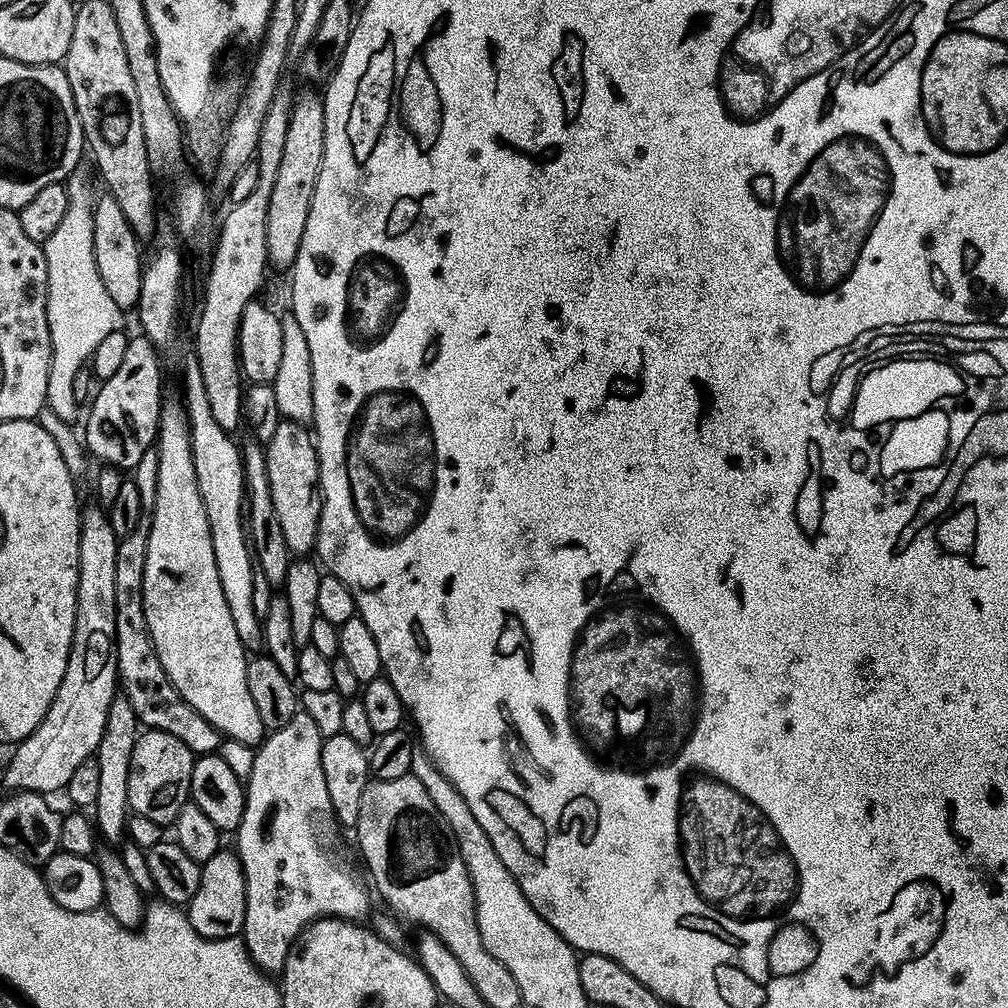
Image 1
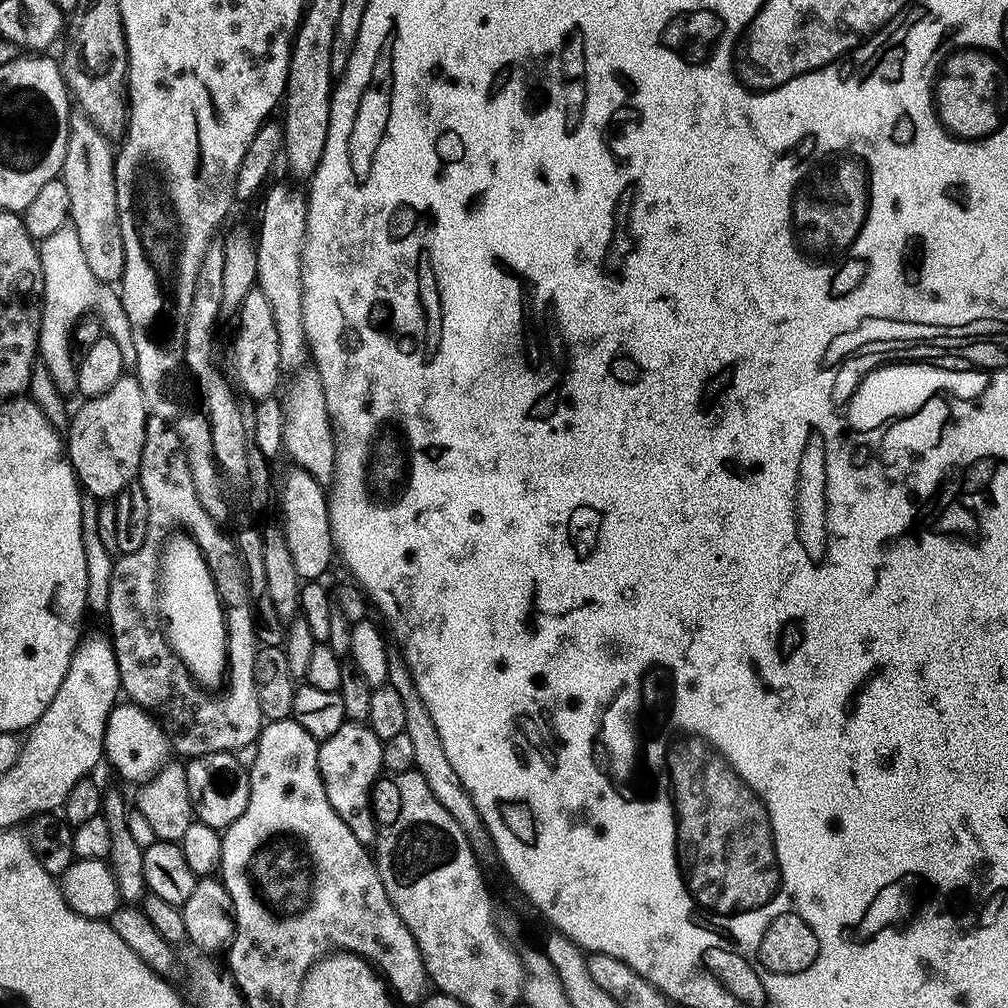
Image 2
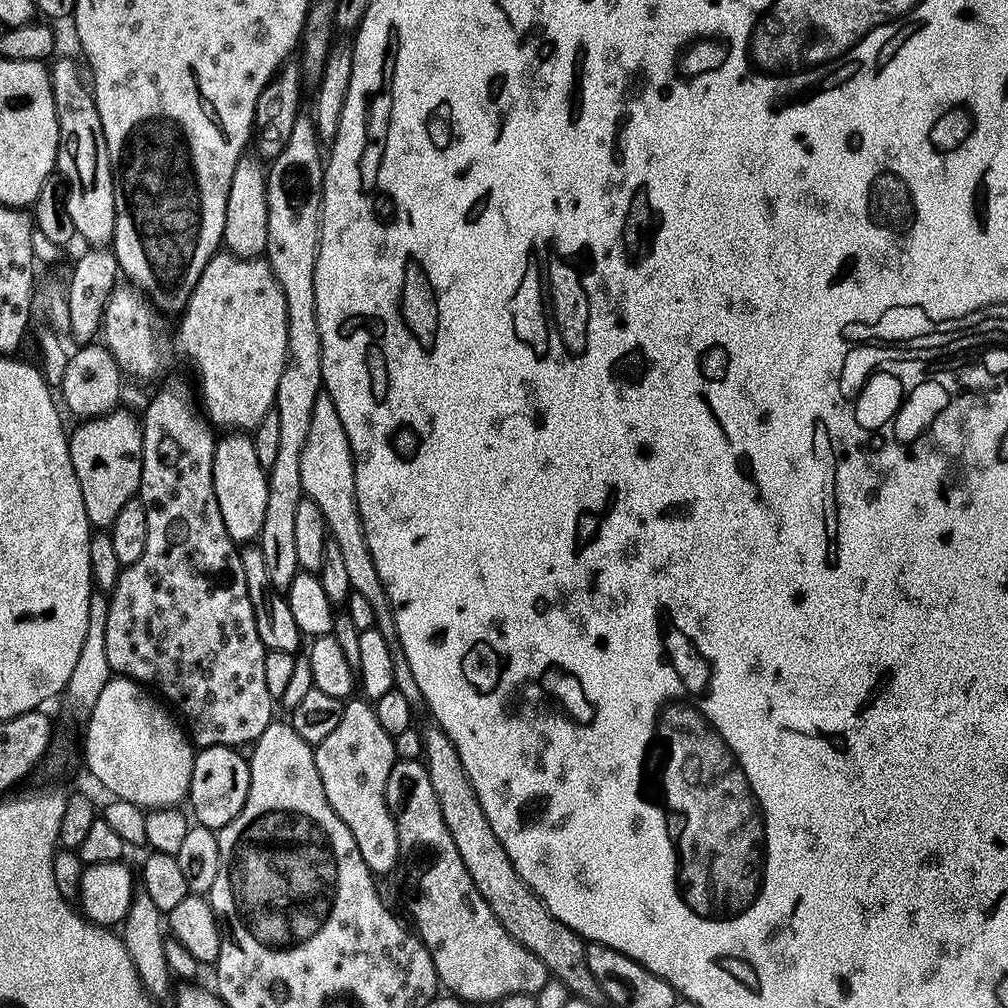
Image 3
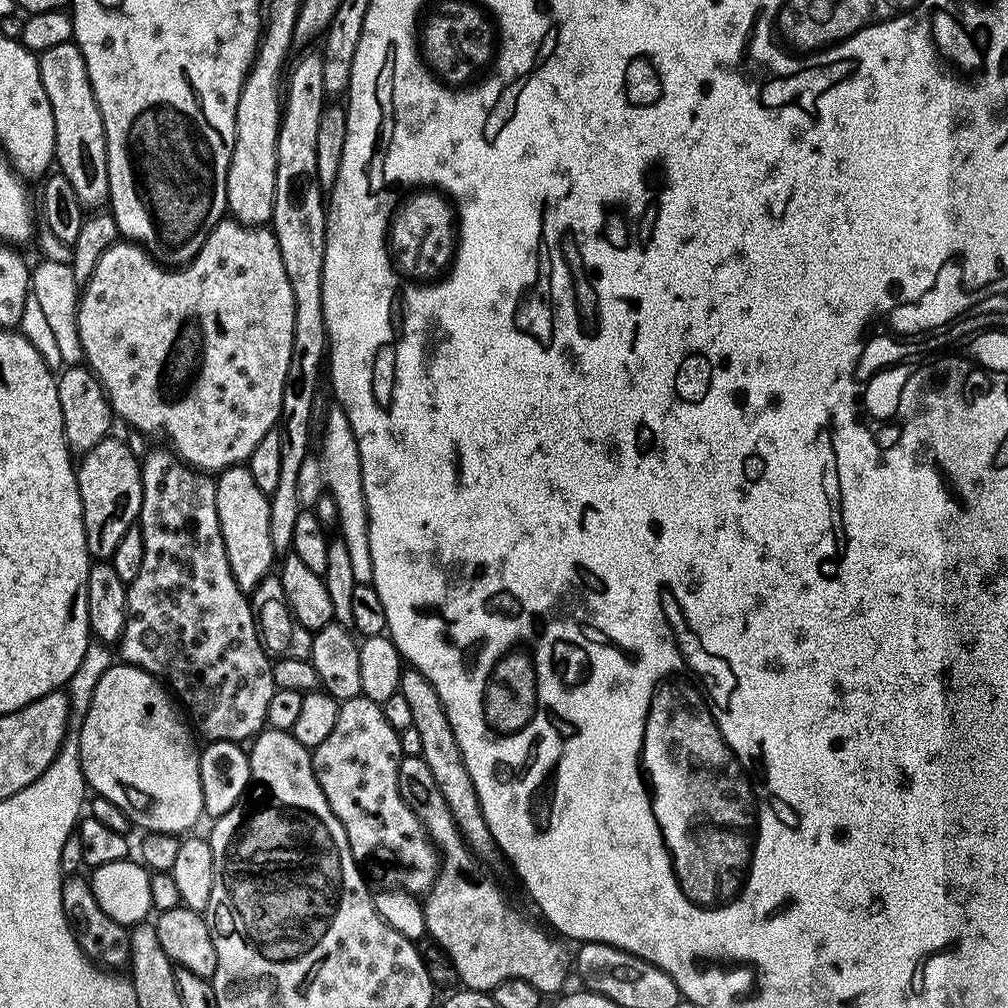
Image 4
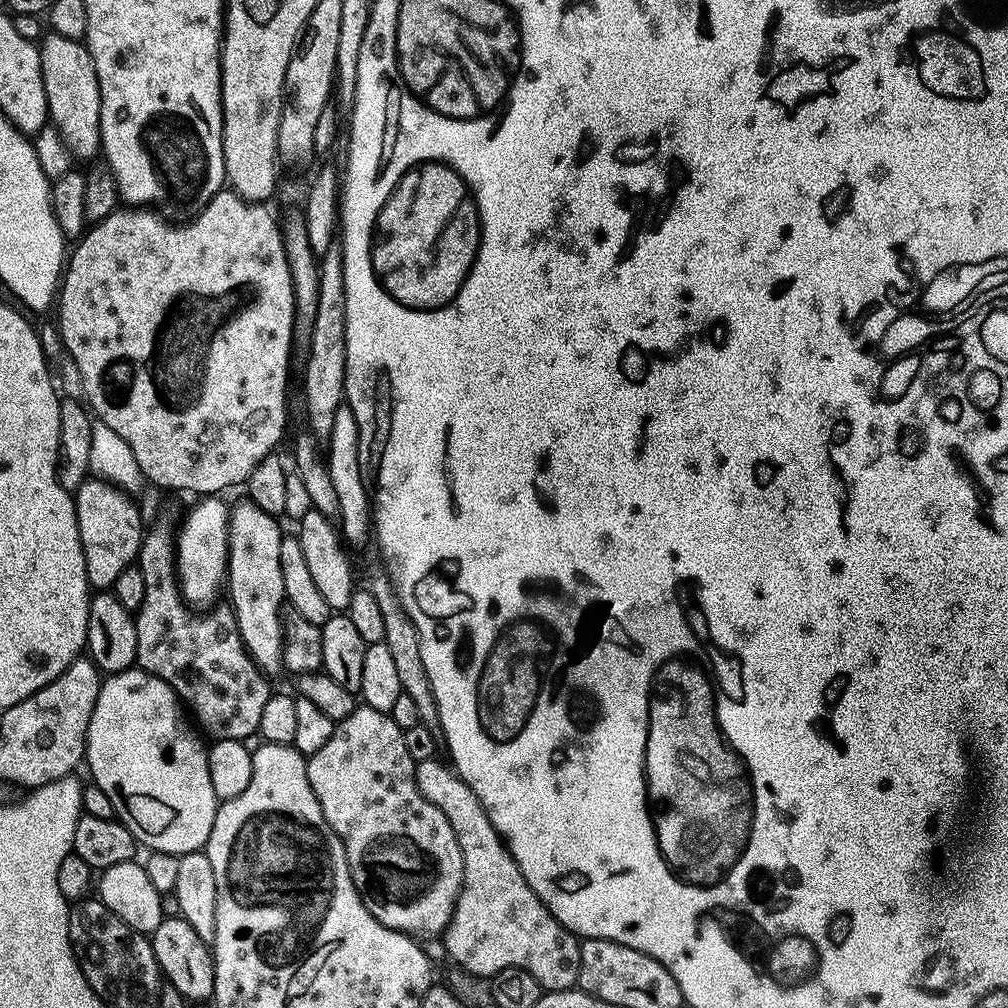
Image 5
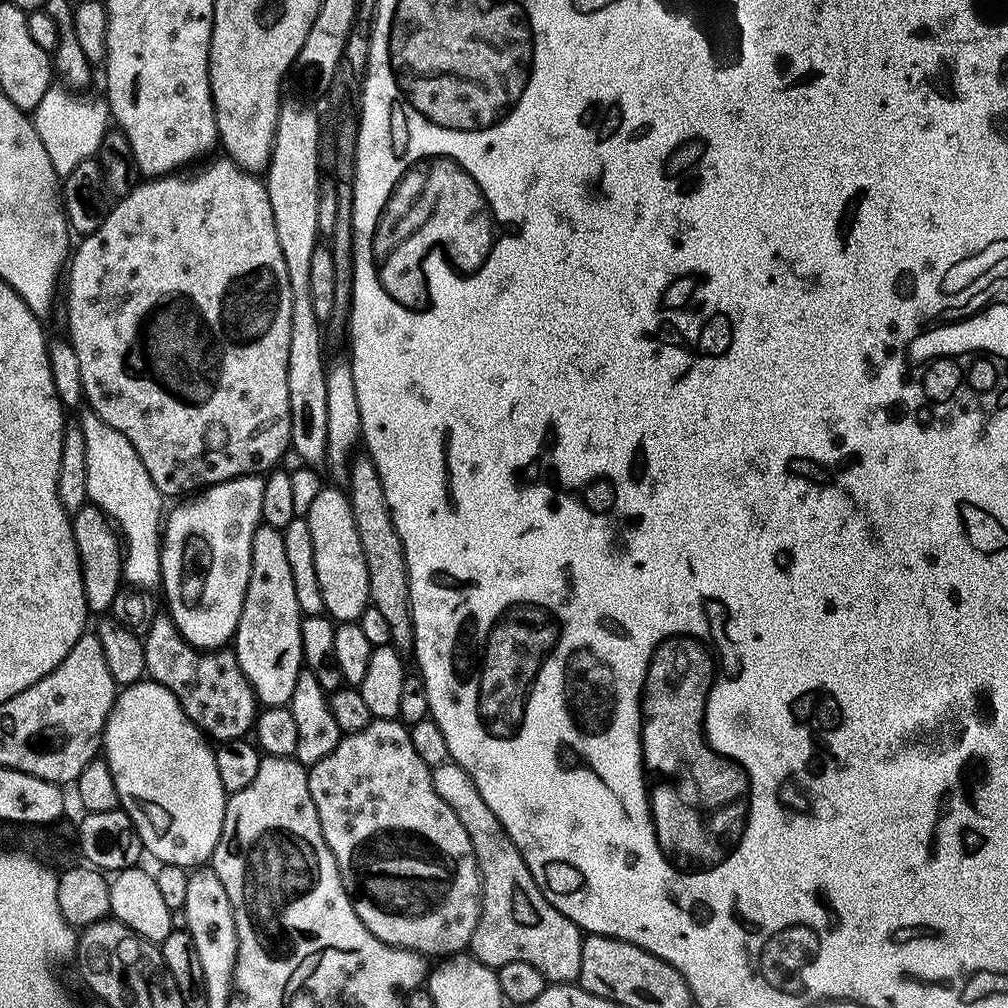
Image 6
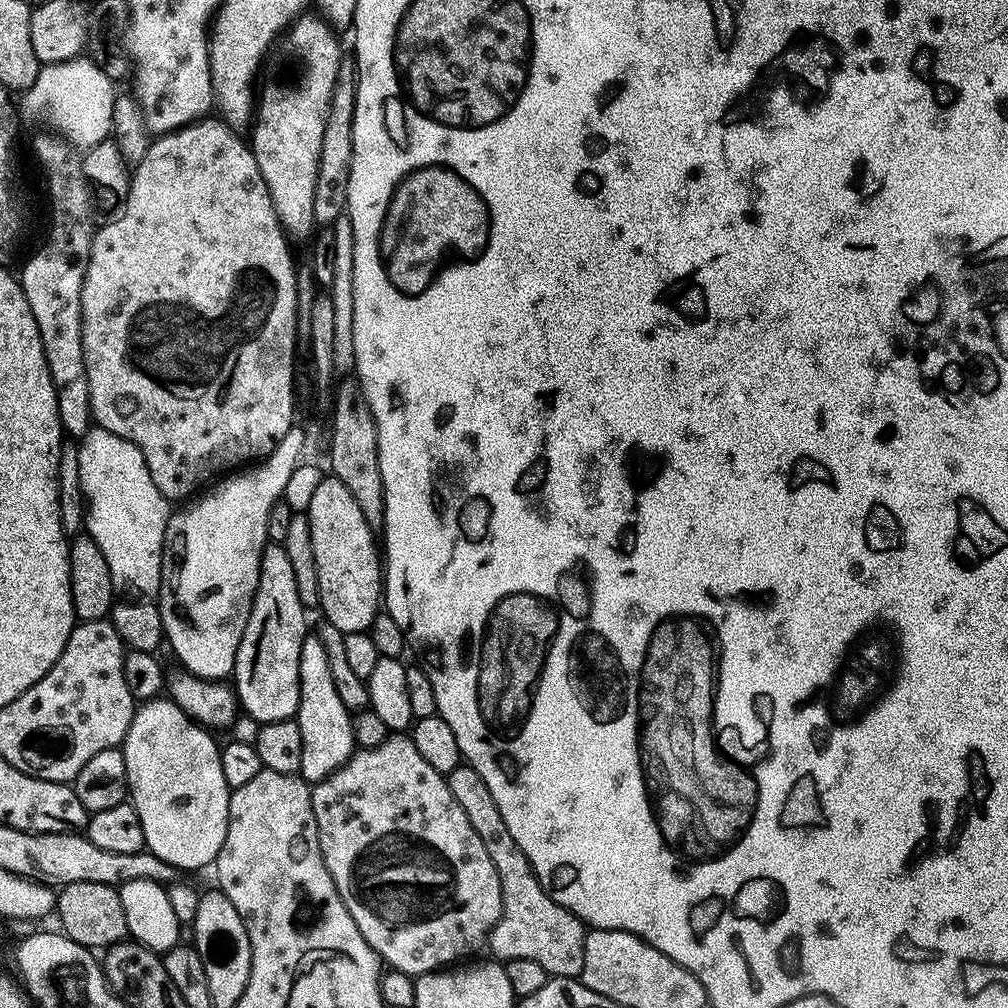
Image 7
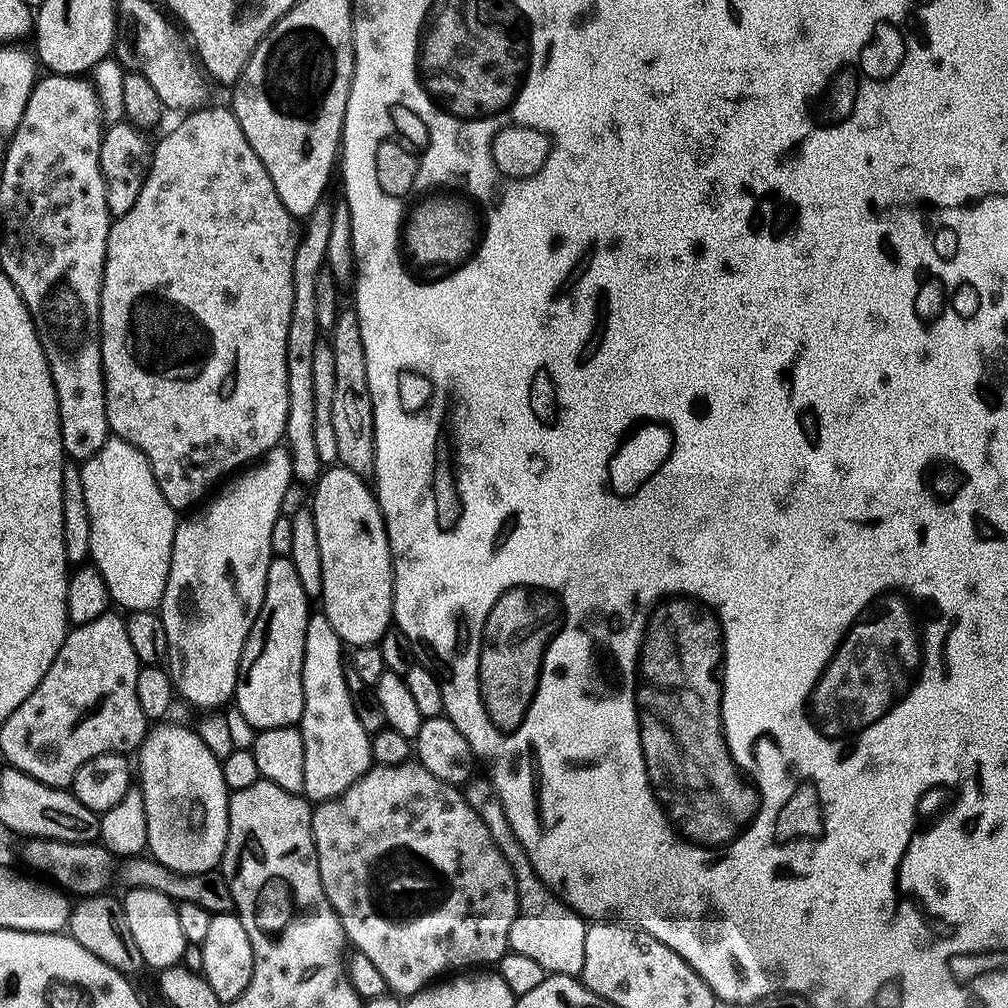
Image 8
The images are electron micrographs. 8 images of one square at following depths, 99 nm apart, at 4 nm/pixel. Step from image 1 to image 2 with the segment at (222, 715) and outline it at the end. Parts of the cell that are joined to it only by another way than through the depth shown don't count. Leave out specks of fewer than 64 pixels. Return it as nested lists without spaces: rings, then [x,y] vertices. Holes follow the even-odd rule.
[[[173,534],[168,537],[160,553],[158,615],[162,621],[164,634],[168,637],[168,645],[188,668],[188,673],[196,679],[196,683],[208,690],[223,685],[228,671],[226,609],[220,602],[216,577],[208,568],[208,559],[204,557],[203,550],[196,545],[195,540],[187,534]]]

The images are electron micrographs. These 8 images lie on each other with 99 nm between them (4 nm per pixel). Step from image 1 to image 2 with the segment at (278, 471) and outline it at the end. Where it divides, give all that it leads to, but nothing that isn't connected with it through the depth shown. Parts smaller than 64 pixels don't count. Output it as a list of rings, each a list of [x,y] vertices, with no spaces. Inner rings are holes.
[[[299,466],[290,467],[284,476],[284,489],[280,492],[280,510],[284,514],[282,527],[287,545],[290,546],[290,558],[294,561],[294,570],[298,570],[301,581],[316,582],[328,572],[334,560],[329,493],[325,485],[319,484],[308,471]]]

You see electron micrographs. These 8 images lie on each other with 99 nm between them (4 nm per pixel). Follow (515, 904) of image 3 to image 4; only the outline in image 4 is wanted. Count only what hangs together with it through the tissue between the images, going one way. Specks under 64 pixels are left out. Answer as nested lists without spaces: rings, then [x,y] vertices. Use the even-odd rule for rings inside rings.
[[[408,666],[400,673],[400,691],[402,698],[410,706],[412,728],[418,730],[422,741],[422,754],[420,757],[430,766],[430,774],[434,774],[434,782],[442,791],[446,804],[454,816],[455,824],[463,834],[469,851],[479,861],[492,862],[500,860],[502,853],[494,842],[490,828],[486,824],[485,815],[482,814],[481,804],[478,802],[477,791],[470,779],[470,770],[466,770],[466,762],[462,758],[462,750],[458,746],[458,738],[454,738],[454,730],[450,726],[450,718],[446,718],[446,710],[442,706],[442,698],[438,698],[438,690],[430,686],[430,682],[419,670]]]

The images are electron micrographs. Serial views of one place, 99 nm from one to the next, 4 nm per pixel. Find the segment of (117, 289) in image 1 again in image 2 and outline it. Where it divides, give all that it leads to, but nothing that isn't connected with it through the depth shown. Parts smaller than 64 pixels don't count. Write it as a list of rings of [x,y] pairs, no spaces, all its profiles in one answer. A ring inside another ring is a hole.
[[[81,112],[69,117],[62,179],[70,194],[69,219],[78,234],[90,270],[101,283],[109,286],[119,283],[125,270],[125,247],[118,216],[114,152],[108,138]]]

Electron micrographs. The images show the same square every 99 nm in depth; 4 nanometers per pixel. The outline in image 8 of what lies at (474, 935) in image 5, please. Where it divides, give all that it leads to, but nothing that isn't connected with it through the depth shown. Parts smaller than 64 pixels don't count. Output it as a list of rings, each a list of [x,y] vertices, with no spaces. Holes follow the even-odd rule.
[[[480,774],[473,775],[472,779],[463,785],[462,791],[470,810],[474,810],[474,814],[482,818],[486,830],[490,830],[502,858],[506,858],[514,876],[518,911],[514,918],[514,926],[510,930],[509,949],[534,958],[534,962],[539,962],[549,974],[579,977],[582,962],[586,958],[588,924],[585,917],[573,912],[555,892],[551,892],[541,882],[540,875],[534,870],[522,842],[518,842],[506,818],[506,810],[494,790],[492,781]]]

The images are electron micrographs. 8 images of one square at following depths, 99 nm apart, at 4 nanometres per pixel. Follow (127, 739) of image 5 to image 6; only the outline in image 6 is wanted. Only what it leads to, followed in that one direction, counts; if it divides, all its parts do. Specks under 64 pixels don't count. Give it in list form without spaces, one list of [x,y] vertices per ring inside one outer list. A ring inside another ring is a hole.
[[[148,678],[123,687],[104,727],[102,752],[114,778],[114,786],[118,786],[120,807],[130,822],[134,822],[145,853],[160,864],[173,864],[189,870],[207,865],[222,834],[226,793],[222,778],[219,778],[215,749],[182,710],[177,696]]]

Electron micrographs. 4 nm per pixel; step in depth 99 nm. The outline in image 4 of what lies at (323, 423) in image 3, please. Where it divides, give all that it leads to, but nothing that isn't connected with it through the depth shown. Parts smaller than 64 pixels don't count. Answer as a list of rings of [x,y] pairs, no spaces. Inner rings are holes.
[[[332,406],[328,417],[324,420],[324,433],[320,436],[320,472],[328,483],[327,495],[332,496],[337,506],[338,536],[345,540],[356,583],[371,584],[370,530],[366,498],[362,490],[362,466],[358,458],[358,442],[352,433],[350,418],[339,406]]]

